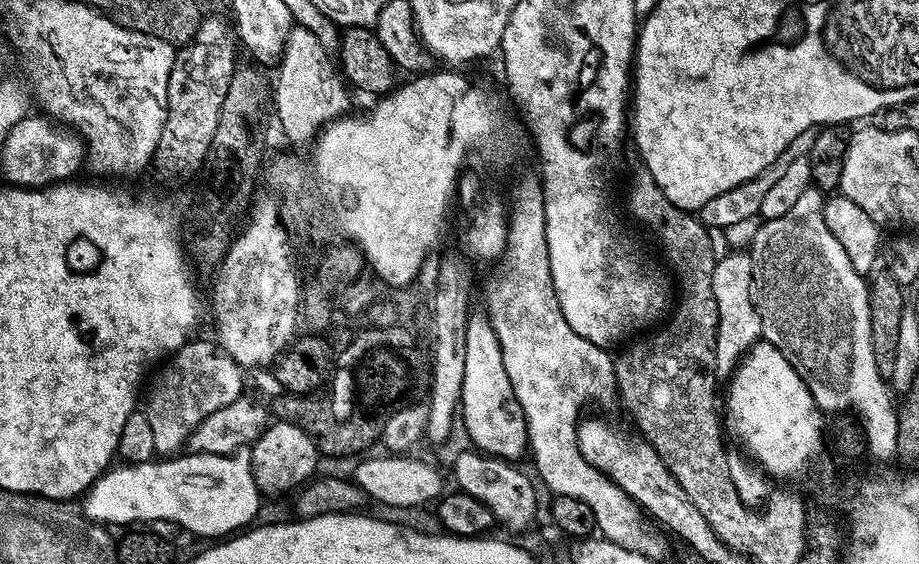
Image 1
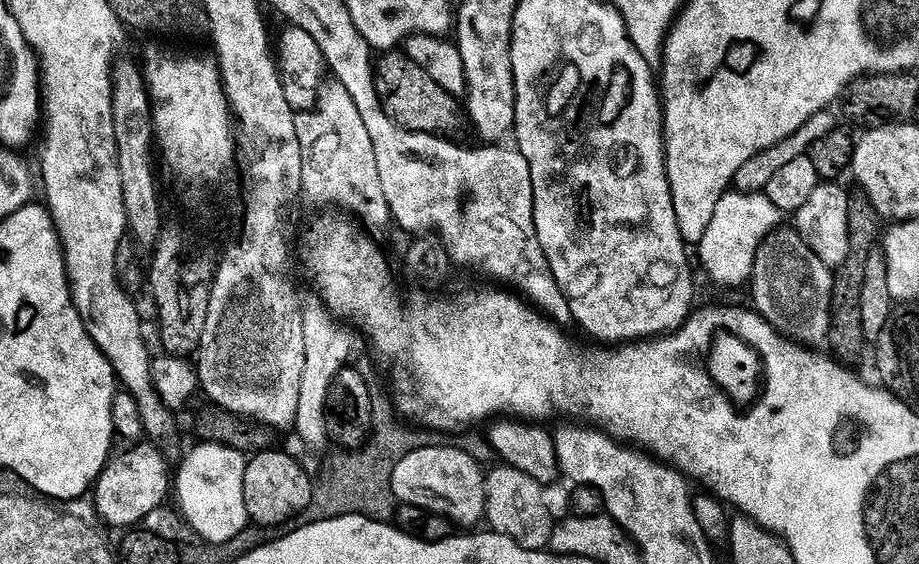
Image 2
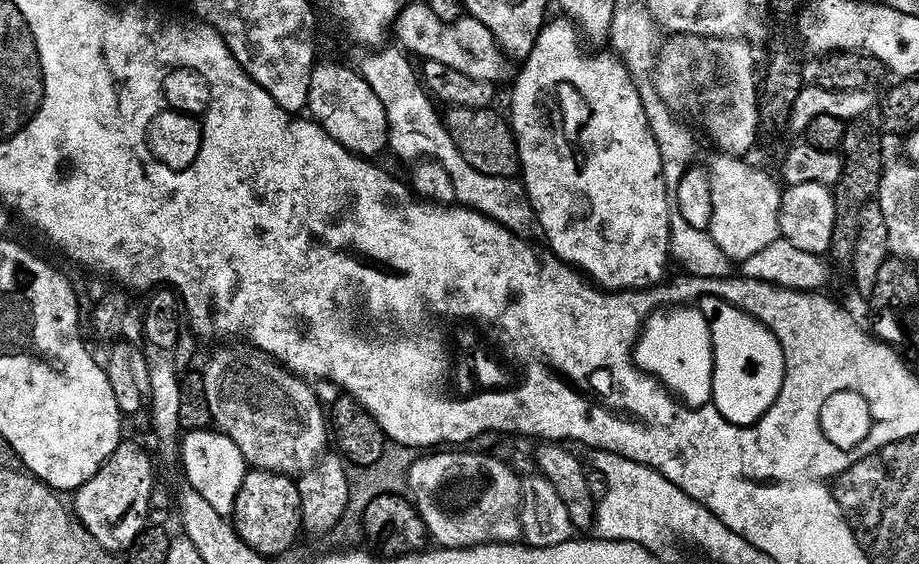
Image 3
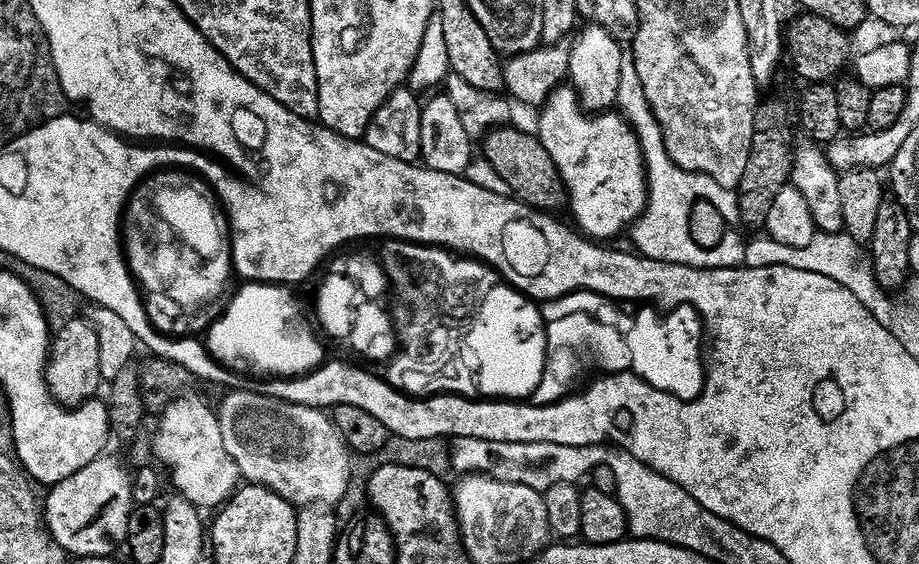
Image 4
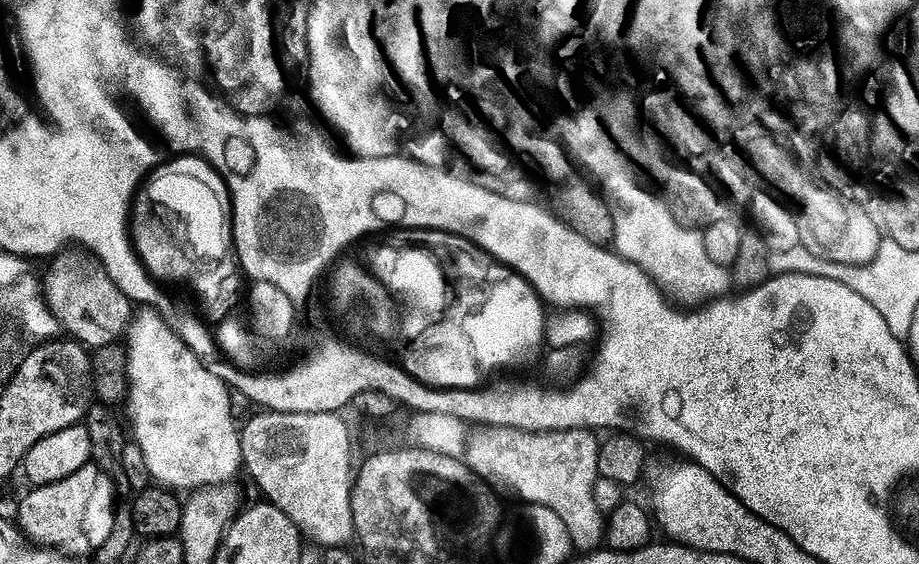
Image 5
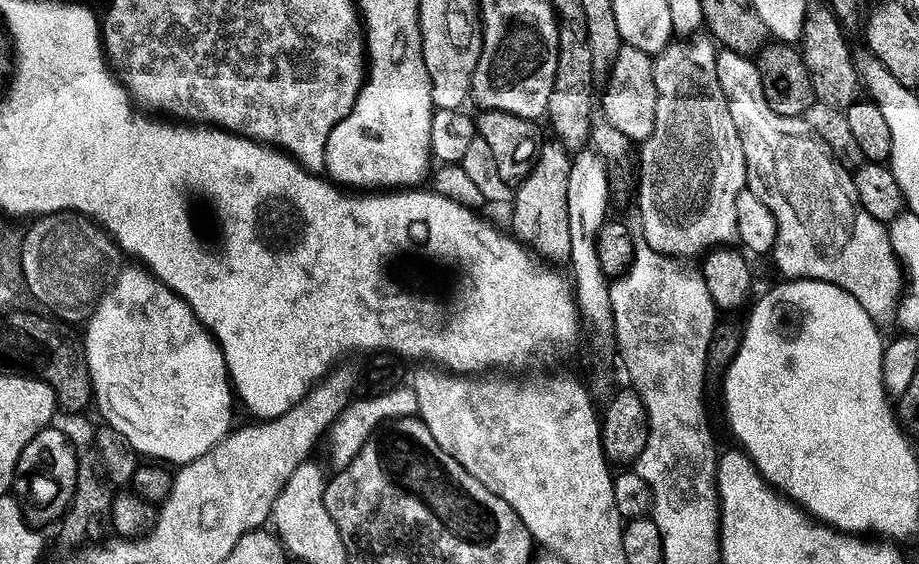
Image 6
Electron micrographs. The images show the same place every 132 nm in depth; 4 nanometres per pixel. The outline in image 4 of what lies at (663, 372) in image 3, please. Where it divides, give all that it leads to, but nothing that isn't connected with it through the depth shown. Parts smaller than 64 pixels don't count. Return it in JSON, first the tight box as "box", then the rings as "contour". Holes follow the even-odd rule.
{"box":[625,304,706,400],"contour":[[[688,304],[671,307],[668,314],[660,316],[655,307],[639,307],[625,337],[631,351],[631,371],[644,383],[660,392],[670,393],[679,400],[695,400],[703,393],[706,368],[702,342],[704,327],[701,313]]]}

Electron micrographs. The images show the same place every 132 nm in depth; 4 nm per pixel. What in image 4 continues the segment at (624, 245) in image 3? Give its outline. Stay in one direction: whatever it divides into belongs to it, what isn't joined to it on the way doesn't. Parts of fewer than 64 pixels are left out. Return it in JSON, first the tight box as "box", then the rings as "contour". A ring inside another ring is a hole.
{"box":[534,86,648,241],"contour":[[[571,86],[553,88],[538,113],[540,121],[534,132],[546,146],[546,154],[550,154],[564,184],[566,208],[576,219],[575,227],[593,241],[611,241],[611,236],[624,227],[625,231],[640,217],[648,203],[644,159],[634,130],[619,111],[600,110],[593,114],[582,110],[576,89]]]}

